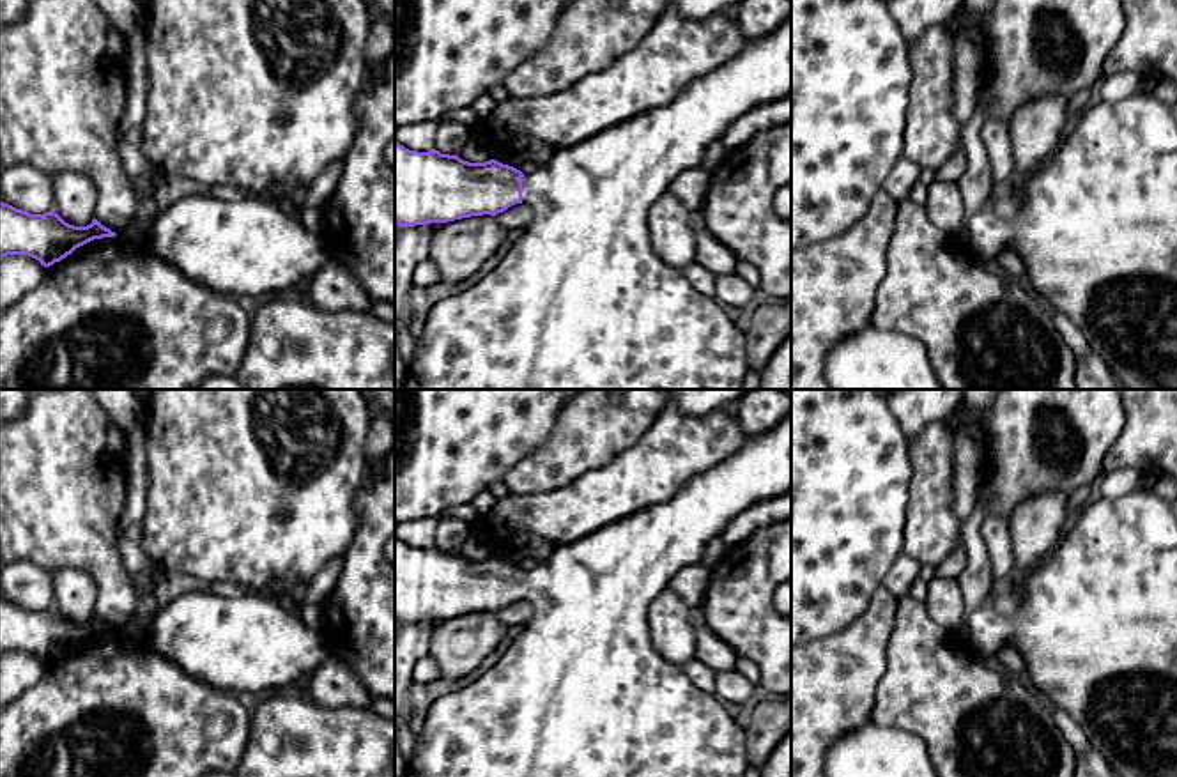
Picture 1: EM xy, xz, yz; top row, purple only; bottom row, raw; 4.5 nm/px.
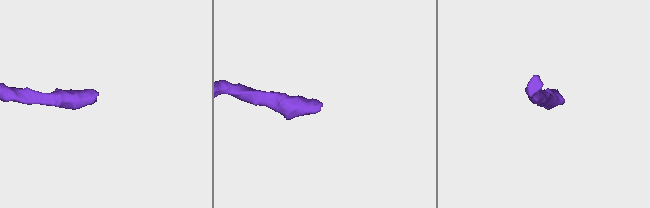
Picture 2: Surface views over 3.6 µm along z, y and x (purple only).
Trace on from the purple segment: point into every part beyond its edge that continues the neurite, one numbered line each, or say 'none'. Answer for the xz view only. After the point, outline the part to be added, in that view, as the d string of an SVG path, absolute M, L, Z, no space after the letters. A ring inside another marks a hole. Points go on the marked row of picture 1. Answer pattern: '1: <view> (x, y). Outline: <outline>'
1: xz (581, 301). Outline: M791 16L773 32L749 41L733 60L689 83L669 104L639 112L579 145L559 149L549 163L526 173L522 177L522 204L535 212L531 223L481 281L434 304L418 338L414 359L407 365L404 389L743 389L743 377L749 372L747 335L726 315L715 297L696 290L681 269L669 265L655 253L648 230L648 211L658 196L669 191L671 182L681 172L703 166L708 147L720 140L736 119L759 104L773 103L789 94Z

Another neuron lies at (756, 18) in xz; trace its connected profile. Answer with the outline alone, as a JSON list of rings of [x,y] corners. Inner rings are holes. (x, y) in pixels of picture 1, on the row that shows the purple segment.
[[[742,0],[736,23],[752,41],[773,32],[791,16],[791,0]]]

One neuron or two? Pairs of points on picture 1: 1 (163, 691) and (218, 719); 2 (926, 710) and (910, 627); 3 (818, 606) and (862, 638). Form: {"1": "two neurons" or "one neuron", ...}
{"1": "one neuron", "2": "one neuron", "3": "two neurons"}

